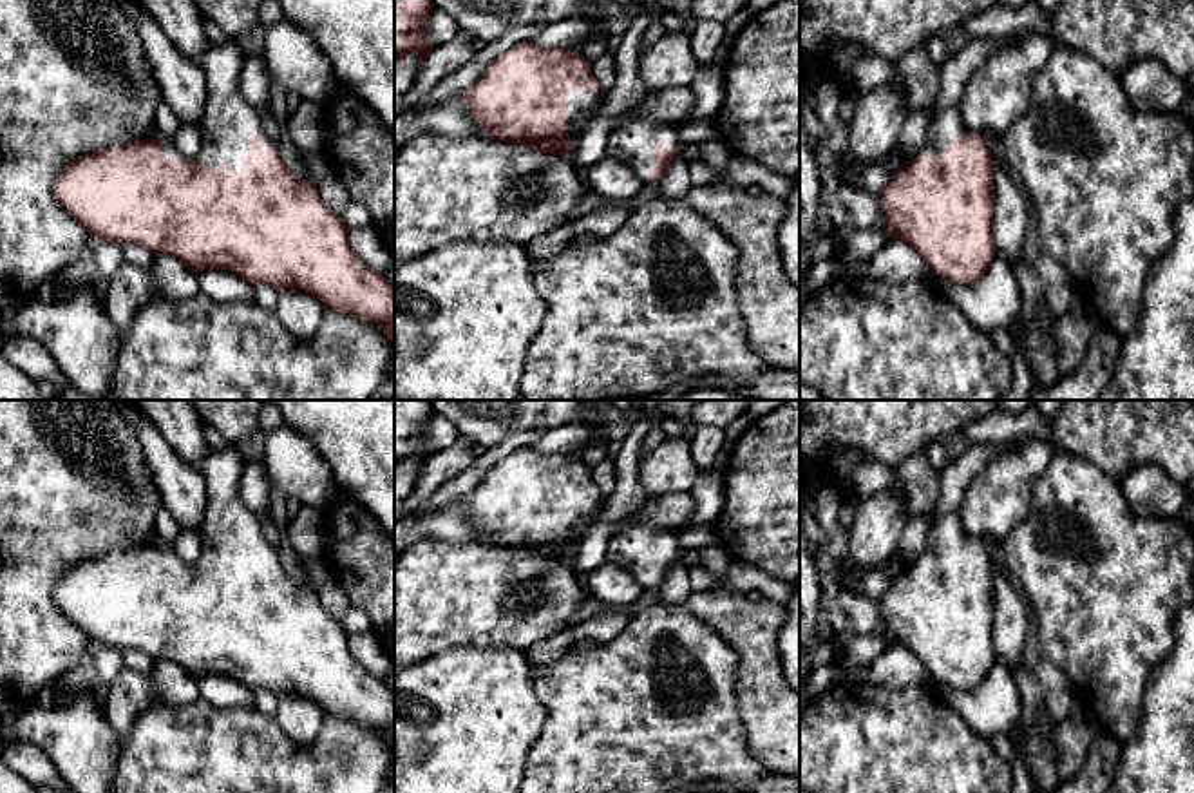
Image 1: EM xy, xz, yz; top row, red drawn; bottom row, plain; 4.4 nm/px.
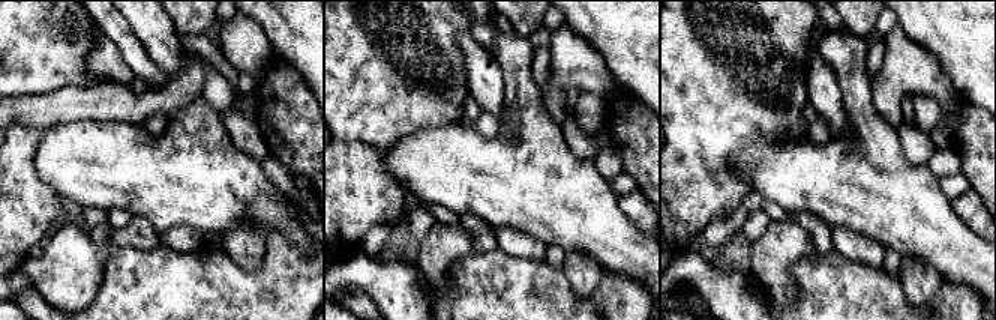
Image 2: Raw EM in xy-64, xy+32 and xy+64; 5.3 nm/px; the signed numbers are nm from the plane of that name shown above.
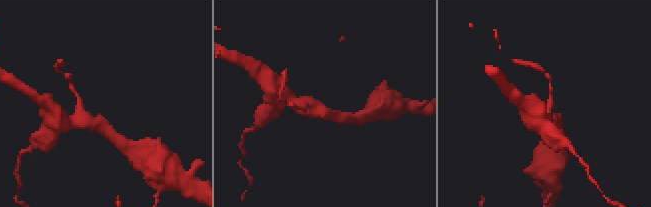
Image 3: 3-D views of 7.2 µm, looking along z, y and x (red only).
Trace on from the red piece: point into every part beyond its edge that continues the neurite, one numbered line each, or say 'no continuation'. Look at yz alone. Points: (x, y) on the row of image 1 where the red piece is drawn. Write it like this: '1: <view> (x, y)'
1: yz (948, 124)

